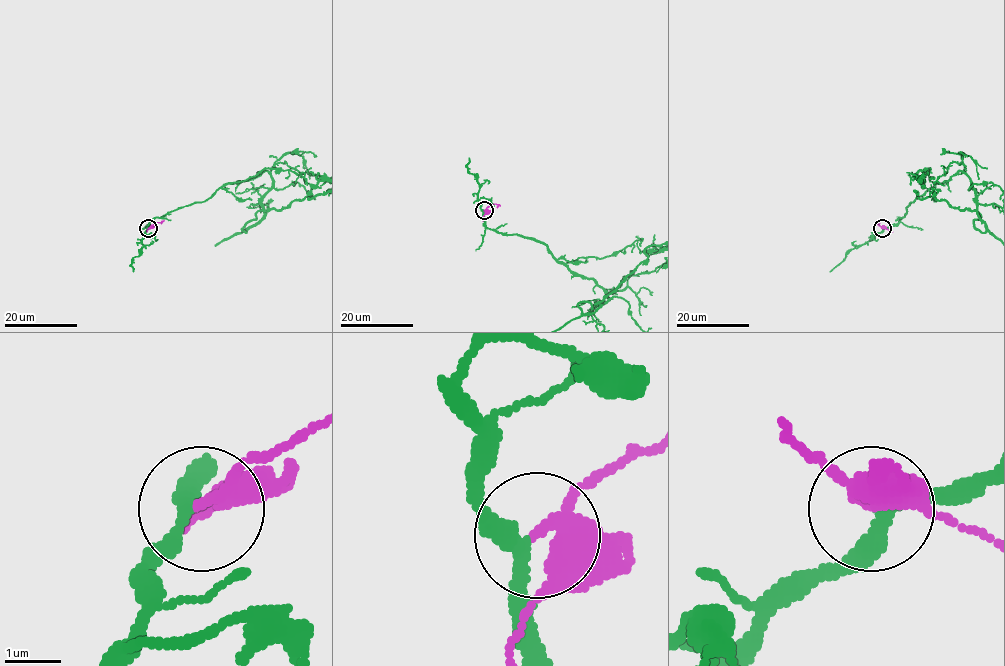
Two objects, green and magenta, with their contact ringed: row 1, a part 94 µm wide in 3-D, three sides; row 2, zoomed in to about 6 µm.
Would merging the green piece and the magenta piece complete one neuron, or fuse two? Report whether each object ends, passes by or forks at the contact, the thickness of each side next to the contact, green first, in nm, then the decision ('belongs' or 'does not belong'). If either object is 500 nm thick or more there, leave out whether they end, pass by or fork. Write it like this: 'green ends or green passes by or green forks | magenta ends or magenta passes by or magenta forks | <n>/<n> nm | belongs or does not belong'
green passes by | magenta forks | 240/280 nm | belongs

